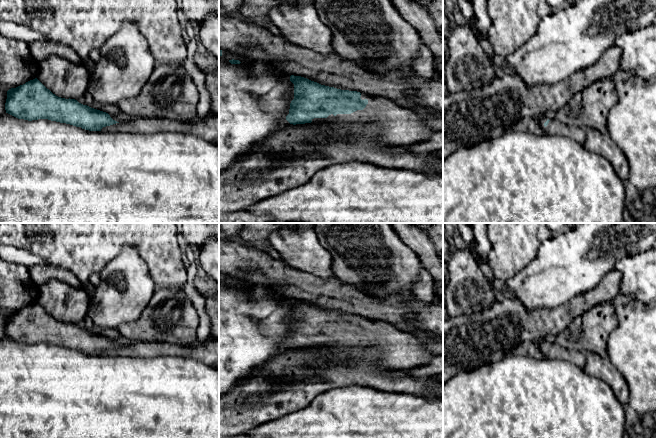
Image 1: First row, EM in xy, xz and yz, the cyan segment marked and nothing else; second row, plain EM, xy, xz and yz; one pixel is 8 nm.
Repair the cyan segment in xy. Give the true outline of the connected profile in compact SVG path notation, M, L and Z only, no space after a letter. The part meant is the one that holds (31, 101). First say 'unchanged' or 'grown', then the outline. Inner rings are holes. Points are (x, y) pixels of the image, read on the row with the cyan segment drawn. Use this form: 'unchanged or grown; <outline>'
unchanged; M37 78L7 91L6 113L28 121L48 119L89 131L119 123L106 112L56 96Z

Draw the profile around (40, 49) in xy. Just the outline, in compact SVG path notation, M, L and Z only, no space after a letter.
M36 40L28 43L31 56L39 63L49 56L59 56L73 64L80 64L81 58L69 46L47 40Z

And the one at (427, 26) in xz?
M390 0L399 14L418 32L420 39L434 55L436 75L443 78L443 34L439 21L421 5L411 0Z

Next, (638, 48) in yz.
M656 25L625 32L617 37L615 45L621 51L621 70L632 70L635 76L646 80L656 76Z

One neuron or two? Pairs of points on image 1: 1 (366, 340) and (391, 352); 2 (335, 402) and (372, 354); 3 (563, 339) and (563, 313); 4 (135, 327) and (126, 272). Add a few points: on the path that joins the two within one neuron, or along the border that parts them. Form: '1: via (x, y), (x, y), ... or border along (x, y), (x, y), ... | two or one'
1: via (372, 340), (379, 340), (385, 346) | one
2: border along (357, 384), (380, 390) | two
3: border along (581, 314), (577, 315), (556, 335) | two
4: border along (148, 301), (135, 320), (123, 322), (117, 328) | two

